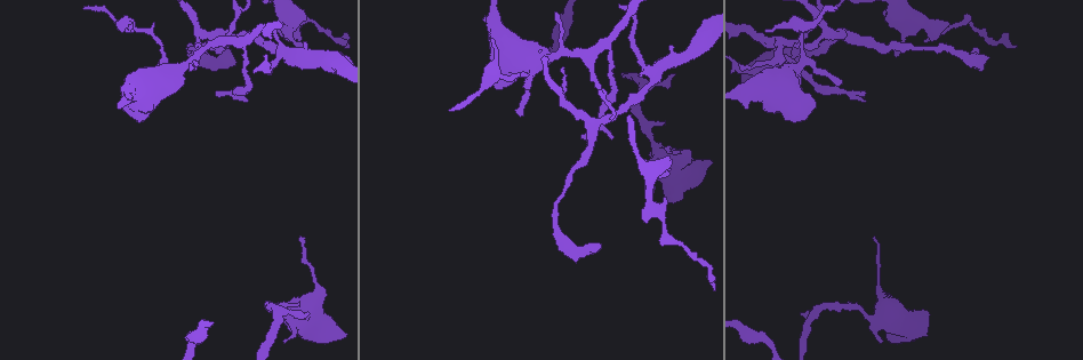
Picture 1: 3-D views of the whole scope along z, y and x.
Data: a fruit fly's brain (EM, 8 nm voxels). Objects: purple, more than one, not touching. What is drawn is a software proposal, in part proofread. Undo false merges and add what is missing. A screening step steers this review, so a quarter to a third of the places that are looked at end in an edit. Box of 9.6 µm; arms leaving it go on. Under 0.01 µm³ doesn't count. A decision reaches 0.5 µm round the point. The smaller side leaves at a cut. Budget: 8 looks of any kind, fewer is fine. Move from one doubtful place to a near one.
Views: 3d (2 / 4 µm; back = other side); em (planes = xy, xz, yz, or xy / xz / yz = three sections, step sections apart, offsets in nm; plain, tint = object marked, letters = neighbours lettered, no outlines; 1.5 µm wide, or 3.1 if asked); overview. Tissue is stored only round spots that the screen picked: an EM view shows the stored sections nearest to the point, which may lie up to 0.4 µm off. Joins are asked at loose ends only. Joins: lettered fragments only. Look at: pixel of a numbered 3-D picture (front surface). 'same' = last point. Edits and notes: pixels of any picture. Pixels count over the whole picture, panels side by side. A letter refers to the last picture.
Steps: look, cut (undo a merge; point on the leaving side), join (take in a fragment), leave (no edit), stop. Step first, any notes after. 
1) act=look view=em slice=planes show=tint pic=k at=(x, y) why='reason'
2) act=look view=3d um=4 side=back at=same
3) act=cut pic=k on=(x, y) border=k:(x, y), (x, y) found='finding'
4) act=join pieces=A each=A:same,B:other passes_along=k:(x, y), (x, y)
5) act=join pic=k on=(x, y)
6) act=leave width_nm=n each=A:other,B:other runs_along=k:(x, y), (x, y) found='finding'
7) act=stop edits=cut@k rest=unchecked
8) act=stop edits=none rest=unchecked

act=look view=em slice=xz step=8 show=letters pic=1 at=(667, 172)

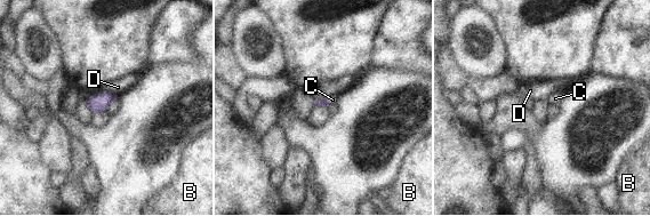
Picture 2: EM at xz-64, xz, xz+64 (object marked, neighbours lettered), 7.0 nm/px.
act=join pieces=C each=B:other,C:same,D:other passes_along=2:(321, 102), (327, 102), (332, 100) found='it goes on there'

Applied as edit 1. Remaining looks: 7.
act=look view=overview

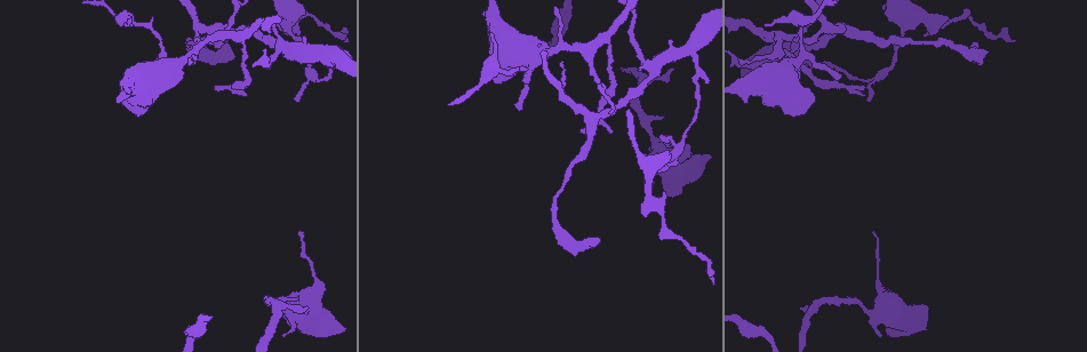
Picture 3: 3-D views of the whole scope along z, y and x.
act=look view=em slice=planes show=letters pic=3 at=(521, 108) why='branch stops here'

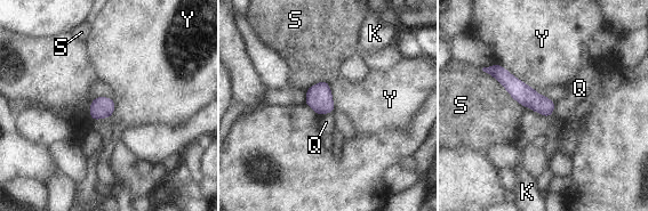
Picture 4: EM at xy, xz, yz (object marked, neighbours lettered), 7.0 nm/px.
act=leave width_nm=140 each=K:other,Q:other,S:other,Y:other runs_along=4:(490, 70), (498, 72), (548, 113) found='no lettered fragment goes on from it'

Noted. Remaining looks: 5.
act=look view=3d um=2 pic=3 at=(880, 337)

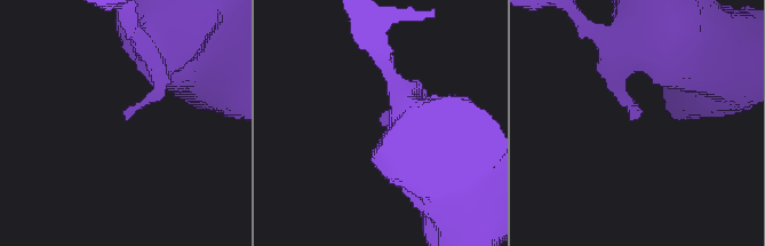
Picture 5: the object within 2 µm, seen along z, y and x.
act=look view=em slice=xy step=4 show=letters pic=5 at=(128, 116) why='shape alone is not enough'

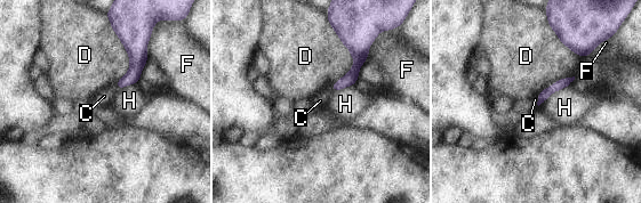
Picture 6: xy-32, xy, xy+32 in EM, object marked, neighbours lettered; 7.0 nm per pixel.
act=look view=em slice=planes show=letters at=same why='cut it another way'

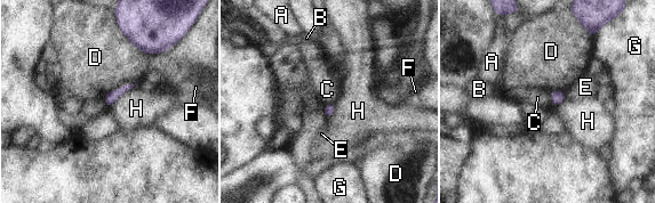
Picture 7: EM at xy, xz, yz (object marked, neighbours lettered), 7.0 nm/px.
act=leave each=A:other,B:other,C:other,D:other,E:other,F:other,G:other,H:other border=7:(136, 84), (120, 95), (108, 107) found='none of them fits'

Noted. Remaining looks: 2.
act=look view=em slice=planes show=letters pic=3 at=(591, 244) why='end of a long branch'

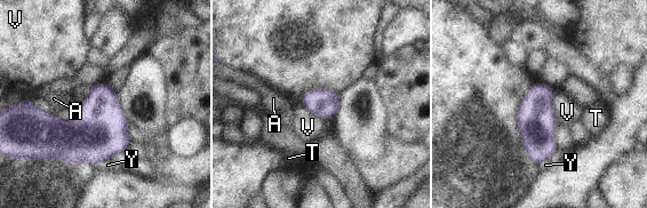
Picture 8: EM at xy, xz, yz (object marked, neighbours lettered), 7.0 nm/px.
act=leave each=A:other,T:other,V:other,Y:other border=8:(553, 89), (551, 104), (558, 122) found='none of them fits'

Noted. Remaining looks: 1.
act=stop edits=join@2 rest=unchecked

